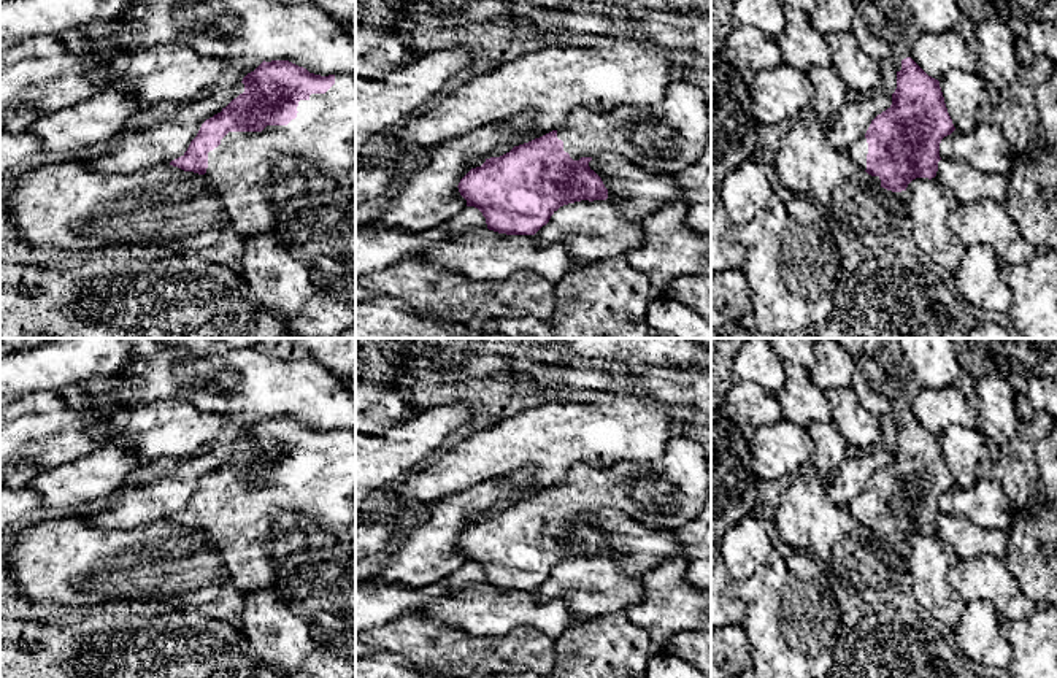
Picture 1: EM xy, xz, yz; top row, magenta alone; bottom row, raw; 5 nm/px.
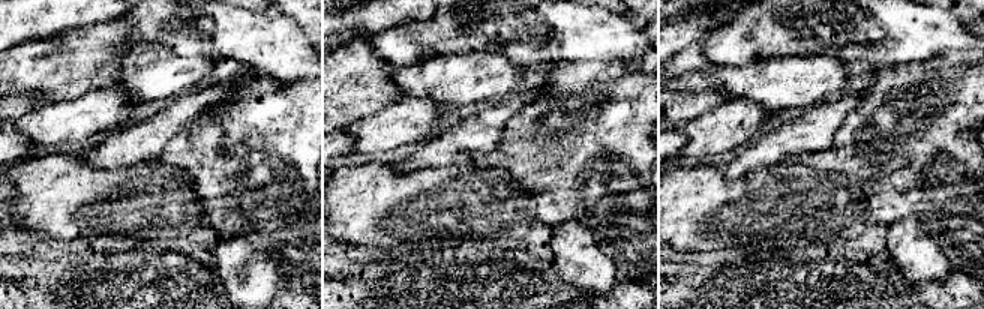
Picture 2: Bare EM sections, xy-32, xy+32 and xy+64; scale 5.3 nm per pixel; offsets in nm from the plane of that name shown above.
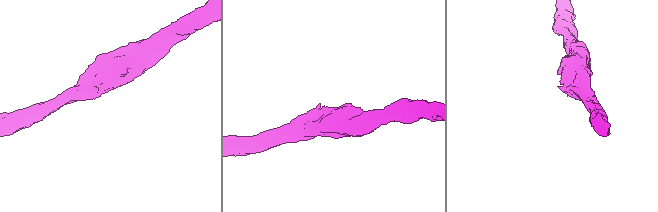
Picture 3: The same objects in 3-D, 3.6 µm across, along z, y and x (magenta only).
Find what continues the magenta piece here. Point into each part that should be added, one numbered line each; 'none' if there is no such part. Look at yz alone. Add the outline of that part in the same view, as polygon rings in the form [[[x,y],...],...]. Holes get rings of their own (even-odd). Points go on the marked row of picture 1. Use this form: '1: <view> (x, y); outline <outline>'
1: yz (857, 153); outline [[[865,137],[857,140],[848,151],[851,160],[857,164],[862,170],[867,170],[867,154],[868,154],[868,143]]]

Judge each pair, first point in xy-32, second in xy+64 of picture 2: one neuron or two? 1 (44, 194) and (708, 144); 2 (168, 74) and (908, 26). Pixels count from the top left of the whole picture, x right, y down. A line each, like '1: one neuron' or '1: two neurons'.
1: two neurons
2: two neurons

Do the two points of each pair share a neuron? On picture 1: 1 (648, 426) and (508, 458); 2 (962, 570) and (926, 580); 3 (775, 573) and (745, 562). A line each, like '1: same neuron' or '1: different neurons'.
1: same neuron
2: different neurons
3: different neurons

